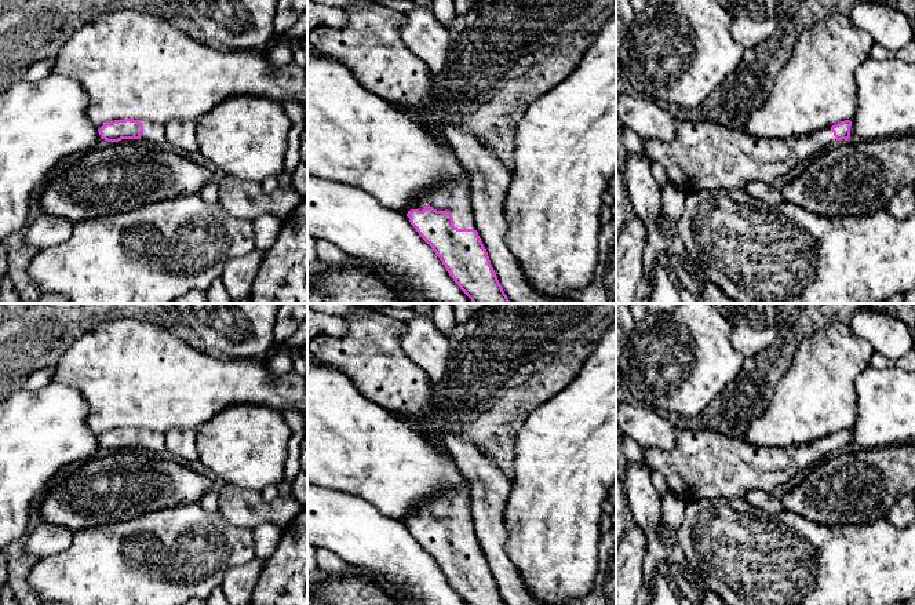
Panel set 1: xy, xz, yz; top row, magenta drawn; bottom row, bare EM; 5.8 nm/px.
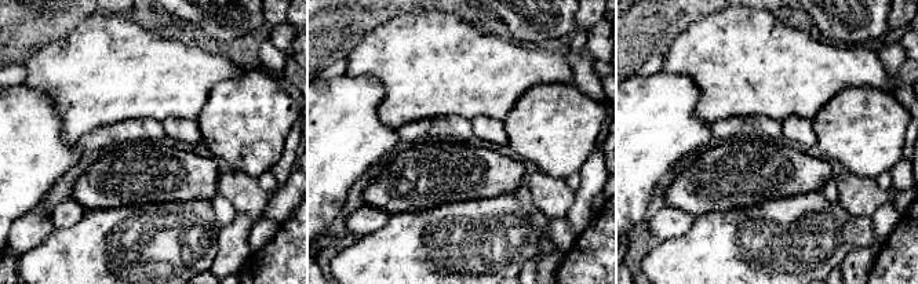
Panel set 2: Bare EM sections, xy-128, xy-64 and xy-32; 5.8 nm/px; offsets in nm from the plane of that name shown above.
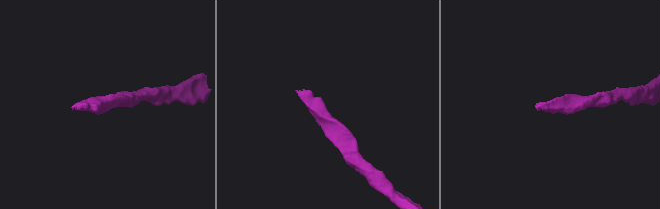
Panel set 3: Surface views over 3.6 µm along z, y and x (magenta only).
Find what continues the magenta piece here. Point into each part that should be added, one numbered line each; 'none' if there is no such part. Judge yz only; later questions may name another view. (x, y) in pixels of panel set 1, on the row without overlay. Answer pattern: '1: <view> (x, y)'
1: yz (704, 465)

